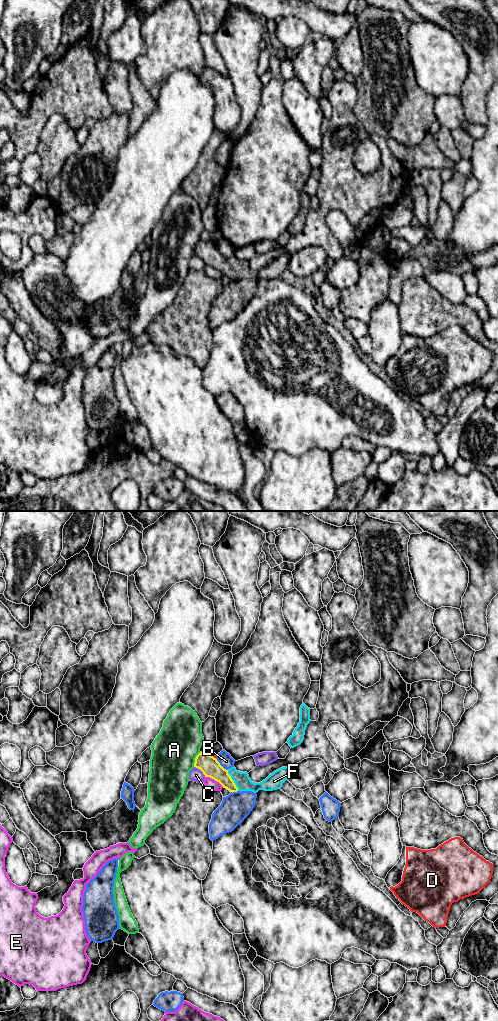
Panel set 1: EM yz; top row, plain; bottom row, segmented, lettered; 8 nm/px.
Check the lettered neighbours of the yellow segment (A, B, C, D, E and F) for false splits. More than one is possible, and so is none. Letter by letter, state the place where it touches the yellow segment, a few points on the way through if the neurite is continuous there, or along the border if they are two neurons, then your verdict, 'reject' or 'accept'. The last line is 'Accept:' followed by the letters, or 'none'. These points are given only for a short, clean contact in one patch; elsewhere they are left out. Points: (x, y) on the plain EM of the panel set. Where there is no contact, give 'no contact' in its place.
A: yz (195, 247) | reject
B: yz (220, 253) | reject
C: yz (200, 257) | along yz (194, 254), (205, 264) | reject
D: yz (212, 244) | reject
E: yz (214, 267) | along yz (205, 264), (213, 266), (223, 275) | reject
F: yz (232, 268) | across yz (209, 253), (219, 262), (232, 268), (242, 269) | accept
Accept: F

